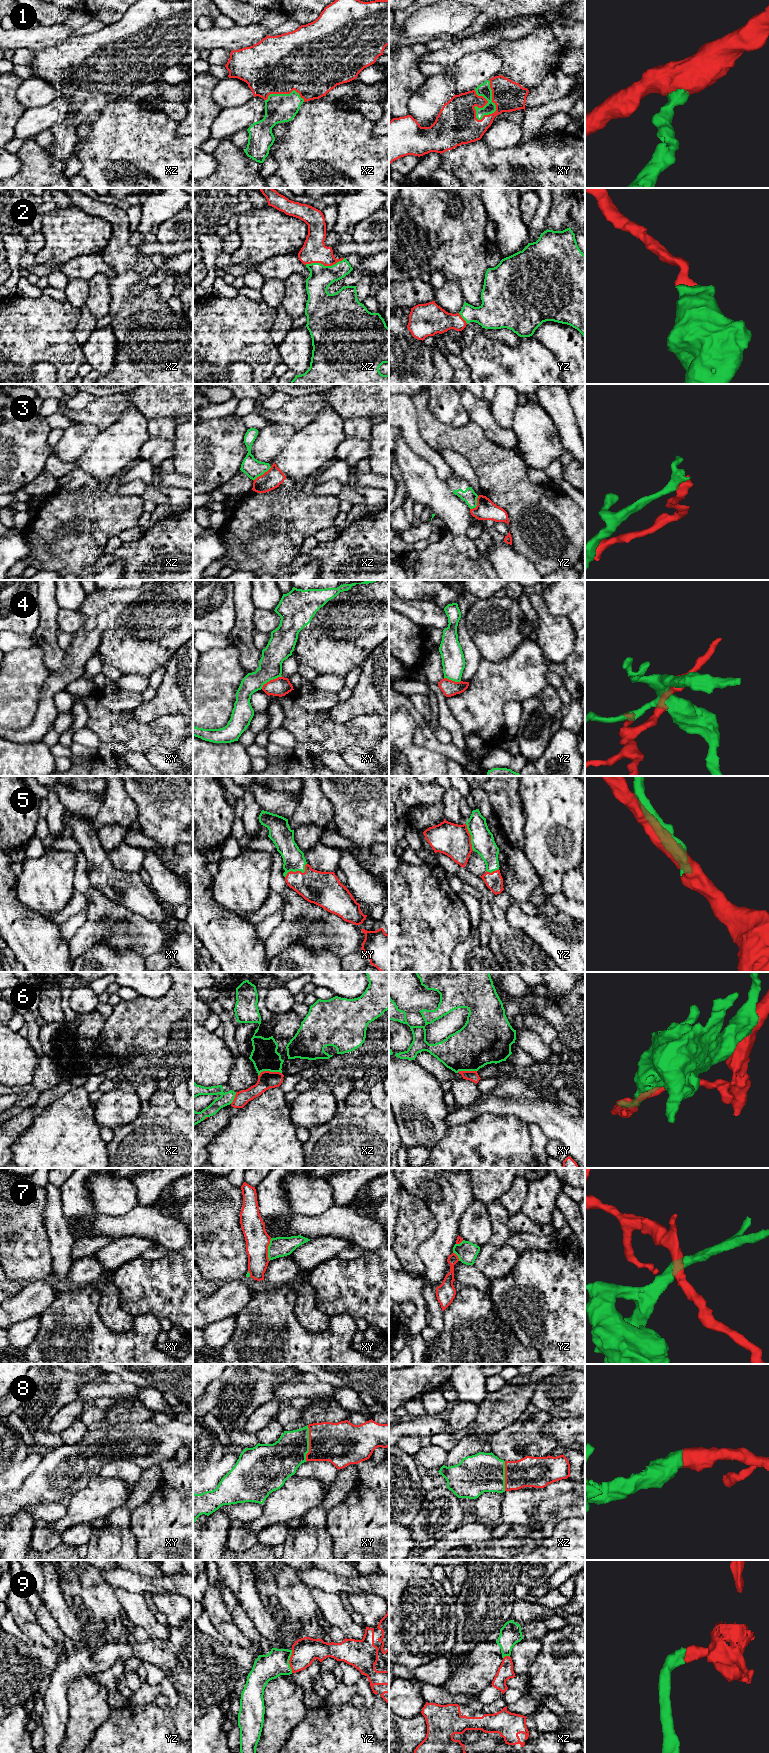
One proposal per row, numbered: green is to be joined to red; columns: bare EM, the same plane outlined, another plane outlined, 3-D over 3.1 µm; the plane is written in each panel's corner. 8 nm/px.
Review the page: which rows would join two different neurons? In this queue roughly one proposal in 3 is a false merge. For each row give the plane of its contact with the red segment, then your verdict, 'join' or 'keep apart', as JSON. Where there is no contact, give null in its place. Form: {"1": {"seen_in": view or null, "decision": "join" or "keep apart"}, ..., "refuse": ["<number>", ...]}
{"1": {"seen_in": "xy", "decision": "join"}, "2": {"seen_in": "xz", "decision": "join"}, "3": {"seen_in": "xz", "decision": "keep apart"}, "4": {"seen_in": "xy", "decision": "keep apart"}, "5": {"seen_in": "xy", "decision": "join"}, "6": {"seen_in": "xz", "decision": "keep apart"}, "7": {"seen_in": "xy", "decision": "keep apart"}, "8": {"seen_in": "xy", "decision": "join"}, "9": {"seen_in": "yz", "decision": "join"}, "refuse": ["3", "4", "6", "7"]}

